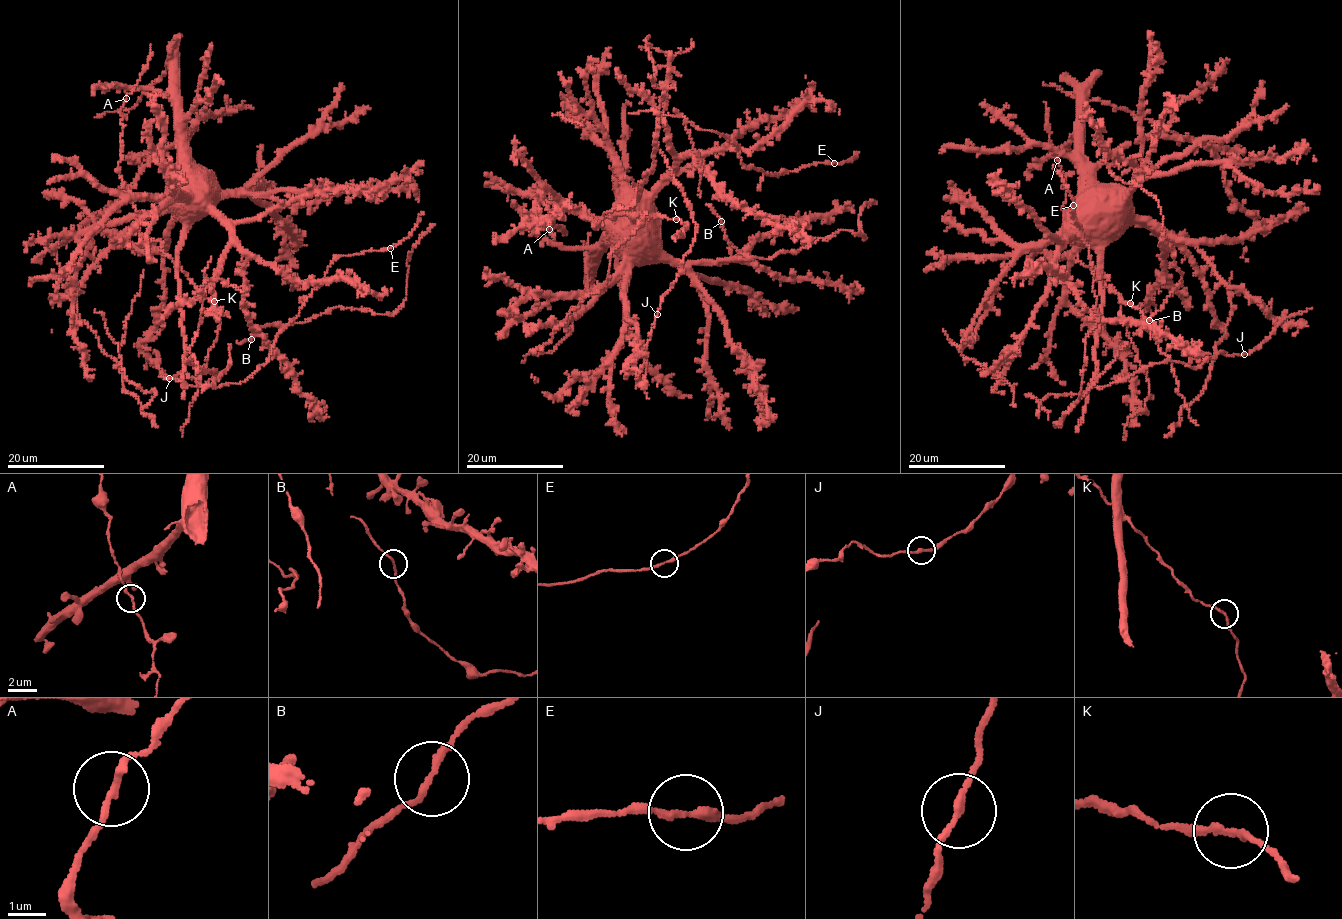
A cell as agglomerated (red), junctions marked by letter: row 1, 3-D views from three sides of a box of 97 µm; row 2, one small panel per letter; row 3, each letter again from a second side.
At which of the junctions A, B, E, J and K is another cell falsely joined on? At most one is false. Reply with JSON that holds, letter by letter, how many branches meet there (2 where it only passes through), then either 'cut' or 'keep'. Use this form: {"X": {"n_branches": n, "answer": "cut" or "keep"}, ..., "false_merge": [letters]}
{"A": {"n_branches": 2, "answer": "keep"}, "B": {"n_branches": 2, "answer": "keep"}, "E": {"n_branches": 2, "answer": "keep"}, "J": {"n_branches": 2, "answer": "keep"}, "K": {"n_branches": 2, "answer": "keep"}, "false_merge": []}

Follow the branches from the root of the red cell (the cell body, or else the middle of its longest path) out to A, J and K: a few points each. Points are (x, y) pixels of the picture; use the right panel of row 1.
A: (1078, 212), (1073, 218), (1089, 234), (1078, 247), (1069, 240), (1071, 235), (1062, 224), (1067, 185), (1057, 160)
J: (1078, 212), (1074, 240), (1093, 247), (1101, 282), (1084, 391), (1153, 364), (1243, 354)
K: (1078, 212), (1073, 218), (1089, 234), (1076, 261), (1102, 274), (1104, 284), (1122, 301), (1130, 303)

